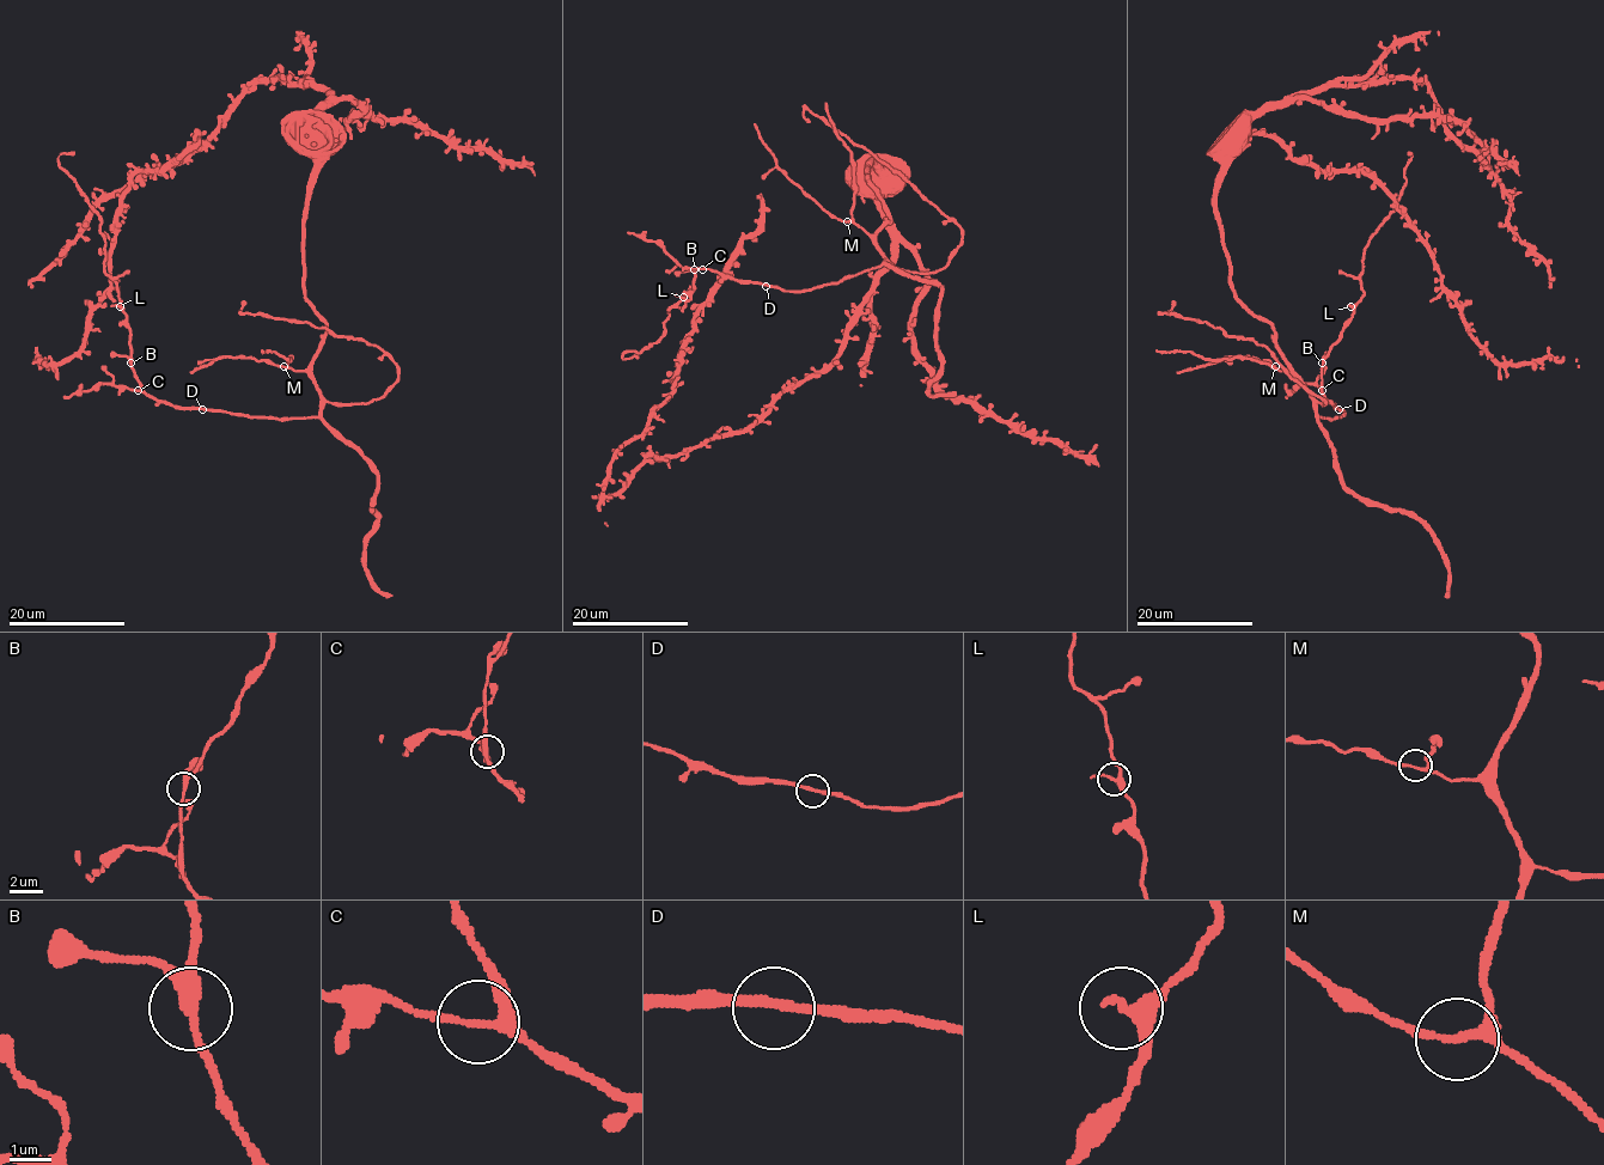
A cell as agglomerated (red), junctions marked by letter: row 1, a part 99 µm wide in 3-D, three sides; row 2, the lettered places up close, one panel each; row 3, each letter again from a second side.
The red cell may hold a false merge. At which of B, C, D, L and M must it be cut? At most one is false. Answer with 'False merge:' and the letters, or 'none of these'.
False merge: none of these

